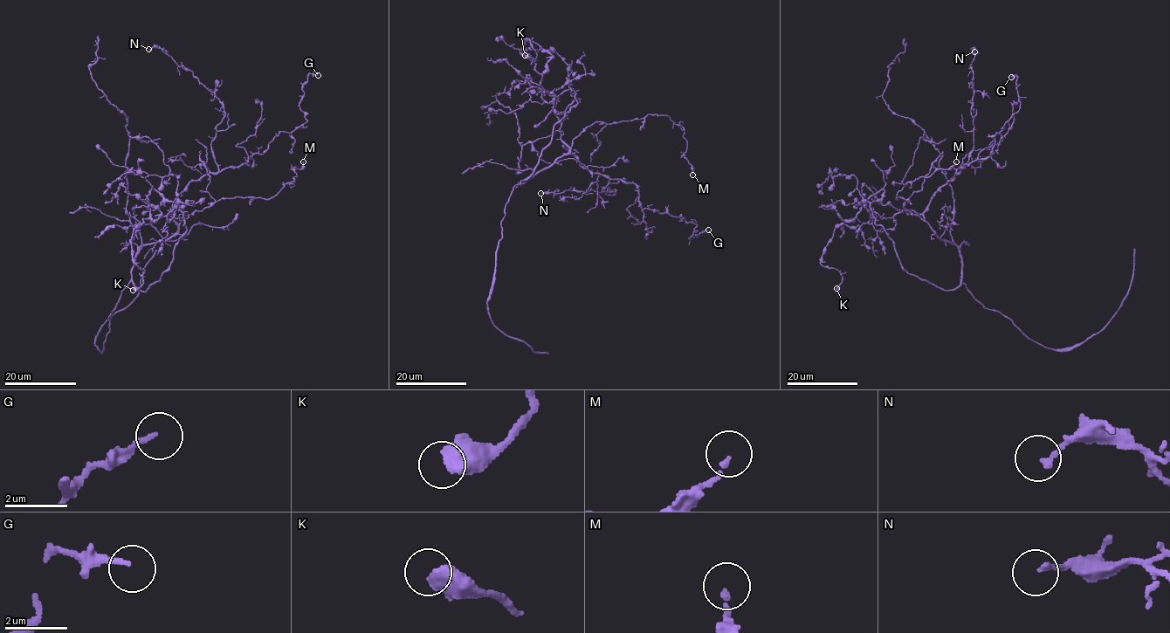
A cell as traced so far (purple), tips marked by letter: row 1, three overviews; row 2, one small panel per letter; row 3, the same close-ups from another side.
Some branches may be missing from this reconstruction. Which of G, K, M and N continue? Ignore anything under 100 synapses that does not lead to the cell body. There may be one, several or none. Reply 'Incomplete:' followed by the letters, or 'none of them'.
Incomplete: none of them

